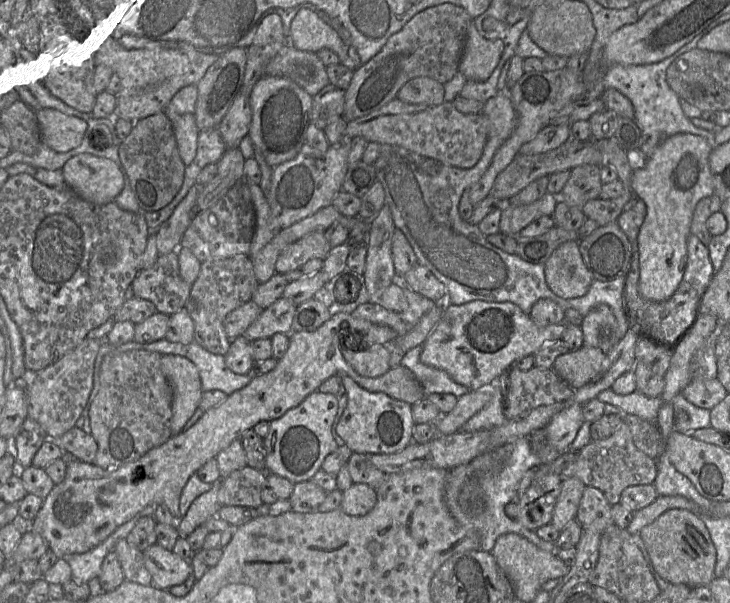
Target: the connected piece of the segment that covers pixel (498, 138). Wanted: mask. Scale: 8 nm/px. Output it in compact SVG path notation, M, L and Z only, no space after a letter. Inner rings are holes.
M498 93L488 99L482 113L490 121L489 137L483 154L472 168L459 168L438 163L436 174L428 174L420 168L424 157L403 147L381 144L374 164L377 180L385 191L385 202L392 212L394 225L410 242L419 264L428 268L446 287L446 301L461 305L470 301L512 302L530 315L533 305L542 298L556 302L563 310L576 309L582 317L599 304L606 304L618 323L618 339L629 329L625 317L621 288L622 276L611 281L593 280L588 292L578 298L563 299L554 294L545 278L544 264L534 264L518 254L509 254L492 245L477 225L460 216L459 204L463 192L476 184L492 163L499 147L510 137L517 123L517 114L510 94Z

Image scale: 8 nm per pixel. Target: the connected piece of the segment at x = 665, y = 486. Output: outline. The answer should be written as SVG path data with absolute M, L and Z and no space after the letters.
M666 452L657 460L658 473L653 483L659 496L683 496L701 507L708 507L709 500L702 496L693 483L670 462Z

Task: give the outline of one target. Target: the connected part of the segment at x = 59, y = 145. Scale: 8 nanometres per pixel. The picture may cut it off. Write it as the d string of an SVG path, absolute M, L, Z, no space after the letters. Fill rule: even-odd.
M55 108L35 110L41 142L57 152L67 152L79 146L87 129L87 122Z

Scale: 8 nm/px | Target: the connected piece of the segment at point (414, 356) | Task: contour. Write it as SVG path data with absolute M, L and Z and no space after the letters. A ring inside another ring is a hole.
M423 345L407 351L402 359L402 366L410 370L421 383L425 396L433 393L453 394L457 398L470 390L457 382L440 369L423 364L420 360Z

